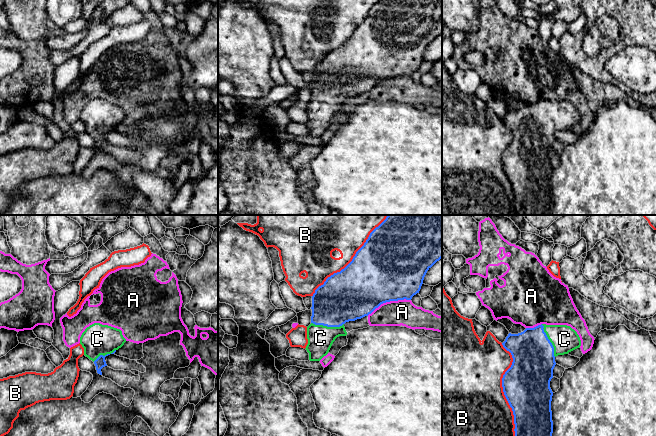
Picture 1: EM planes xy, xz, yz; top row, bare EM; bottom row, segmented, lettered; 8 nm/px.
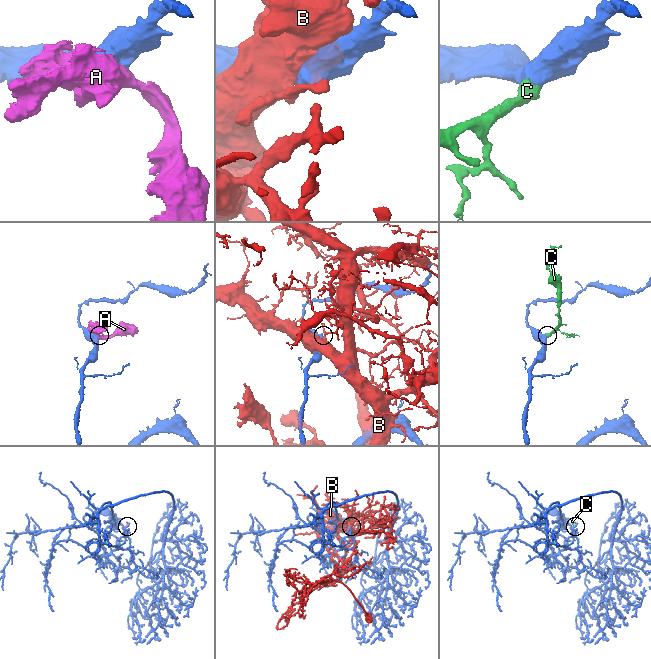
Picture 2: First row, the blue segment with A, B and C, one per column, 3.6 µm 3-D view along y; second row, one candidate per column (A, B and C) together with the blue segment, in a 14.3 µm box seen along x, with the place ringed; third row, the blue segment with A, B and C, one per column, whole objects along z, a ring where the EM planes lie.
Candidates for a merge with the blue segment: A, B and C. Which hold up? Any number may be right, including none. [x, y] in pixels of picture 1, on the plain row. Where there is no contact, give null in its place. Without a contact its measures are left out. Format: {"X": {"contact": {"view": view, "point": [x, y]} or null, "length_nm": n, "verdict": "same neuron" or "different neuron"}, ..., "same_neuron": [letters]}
{"A": {"contact": {"view": "xz", "point": [388, 77]}, "length_nm": 380, "verdict": "different neuron"}, "B": {"contact": {"view": "yz", "point": [503, 167]}, "length_nm": 800, "verdict": "different neuron"}, "C": {"contact": {"view": "xz", "point": [327, 102]}, "length_nm": 260, "verdict": "same neuron"}, "same_neuron": ["C"]}

